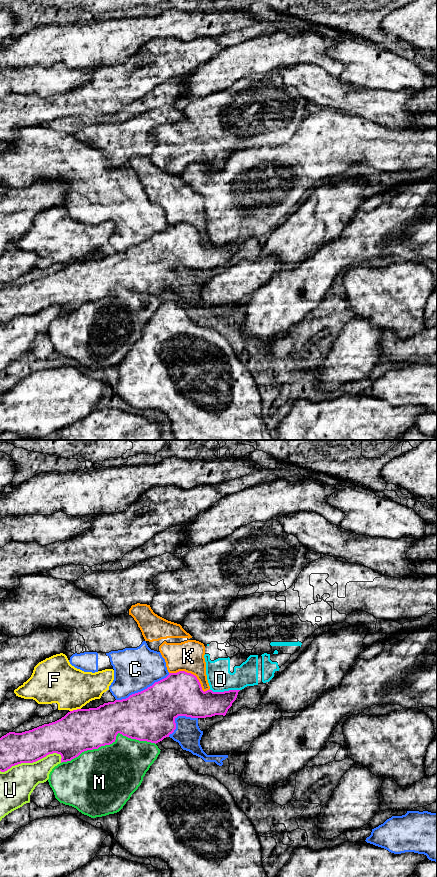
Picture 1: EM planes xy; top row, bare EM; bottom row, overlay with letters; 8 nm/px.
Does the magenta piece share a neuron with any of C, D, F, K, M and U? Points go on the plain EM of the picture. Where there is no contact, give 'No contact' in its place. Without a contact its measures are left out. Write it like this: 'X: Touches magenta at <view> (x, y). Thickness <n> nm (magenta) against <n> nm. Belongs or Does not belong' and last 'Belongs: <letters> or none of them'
C: Touches magenta at xy (143, 242). Thickness 420 nm (magenta) against 360 nm. Does not belong
D: Touches magenta at xy (224, 243). Thickness 240 nm (magenta) against 200 nm. Does not belong
F: Touches magenta at xy (75, 262). Thickness 340 nm (magenta) against 340 nm. Does not belong
K: Touches magenta at xy (192, 226). Thickness 360 nm (magenta) against 240 nm. Does not belong
M: Touches magenta at xy (109, 296). Thickness 340 nm (magenta) against 480 nm. Does not belong
U: Touches magenta at xy (31, 314). Thickness 260 nm (magenta) against 280 nm. Does not belong
Belongs: none of them

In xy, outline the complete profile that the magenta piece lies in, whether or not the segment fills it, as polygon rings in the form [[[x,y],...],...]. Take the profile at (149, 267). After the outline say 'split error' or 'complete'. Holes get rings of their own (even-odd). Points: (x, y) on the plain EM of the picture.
[[[185,223],[169,225],[166,230],[126,251],[104,255],[97,260],[73,262],[55,274],[29,283],[7,285],[0,290],[0,323],[5,324],[21,315],[36,314],[53,305],[61,307],[61,315],[71,313],[84,303],[112,296],[118,285],[156,296],[174,284],[178,268],[225,268],[239,243],[213,244],[209,241],[204,244],[195,227]]] | complete

